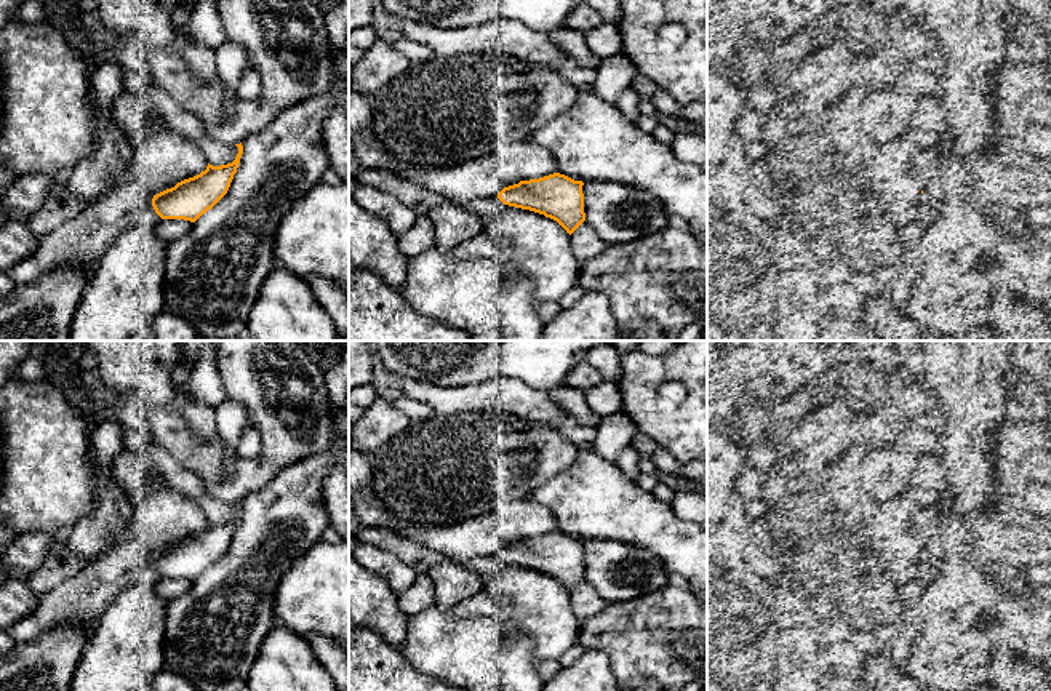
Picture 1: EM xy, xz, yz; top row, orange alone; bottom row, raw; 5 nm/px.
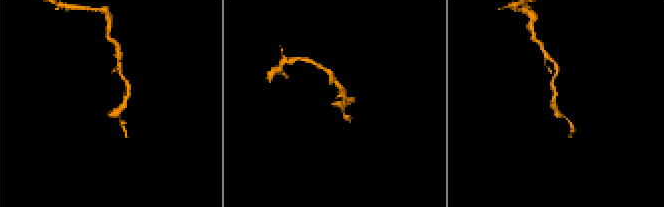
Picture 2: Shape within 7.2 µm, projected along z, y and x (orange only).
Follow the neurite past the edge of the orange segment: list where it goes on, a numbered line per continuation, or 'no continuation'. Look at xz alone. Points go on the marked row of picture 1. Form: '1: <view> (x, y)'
1: xz (482, 207)

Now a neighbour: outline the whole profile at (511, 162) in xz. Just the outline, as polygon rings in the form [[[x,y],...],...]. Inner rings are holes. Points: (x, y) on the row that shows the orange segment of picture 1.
[[[502,141],[485,157],[437,168],[413,165],[379,146],[397,165],[398,178],[458,205],[493,198],[504,187],[557,173],[555,157],[533,141]]]

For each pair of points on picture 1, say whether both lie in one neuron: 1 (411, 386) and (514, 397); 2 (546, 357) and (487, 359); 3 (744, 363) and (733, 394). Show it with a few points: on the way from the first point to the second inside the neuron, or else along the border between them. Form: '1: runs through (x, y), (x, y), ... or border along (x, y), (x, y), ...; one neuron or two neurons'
1: runs through (437, 397), (488, 397); one neuron
2: runs through (531, 357), (501, 357); one neuron
3: border along (731, 384), (747, 399); two neurons

